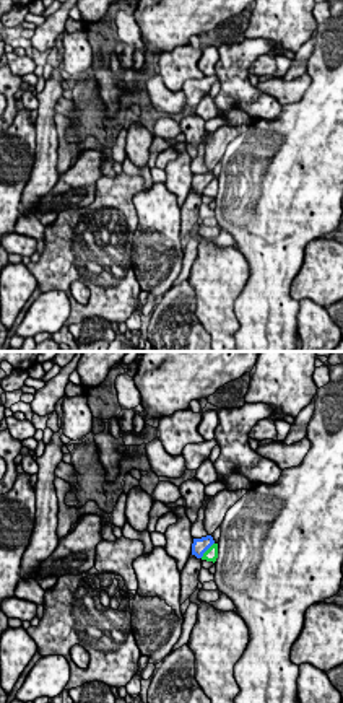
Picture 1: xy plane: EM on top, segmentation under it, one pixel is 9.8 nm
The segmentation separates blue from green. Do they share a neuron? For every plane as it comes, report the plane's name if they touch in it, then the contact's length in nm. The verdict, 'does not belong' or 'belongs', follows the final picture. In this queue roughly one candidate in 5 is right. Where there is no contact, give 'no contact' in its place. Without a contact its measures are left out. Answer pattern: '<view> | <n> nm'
xy | 200 nm

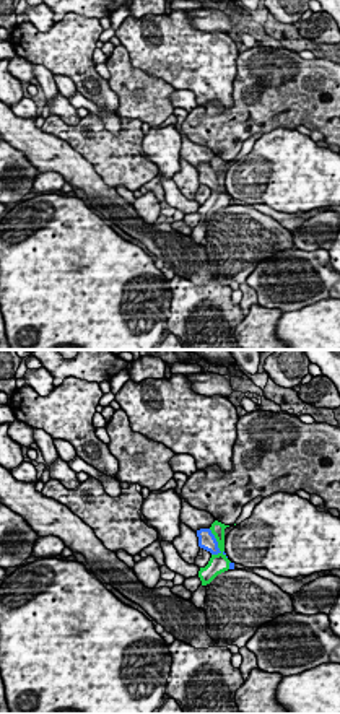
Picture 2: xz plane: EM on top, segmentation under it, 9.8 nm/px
xz | 360 nm

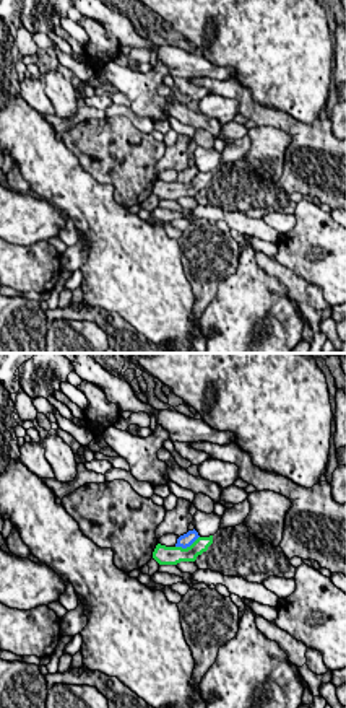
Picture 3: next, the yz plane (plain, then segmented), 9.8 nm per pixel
yz | 260 nm

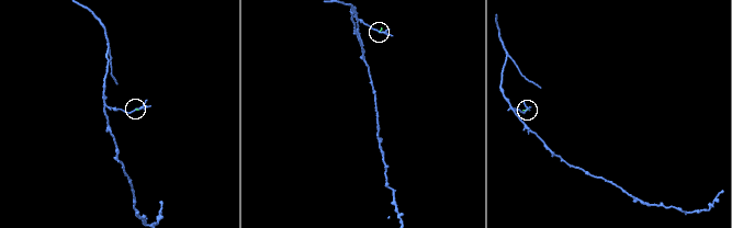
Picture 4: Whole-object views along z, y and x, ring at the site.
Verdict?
does not belong

